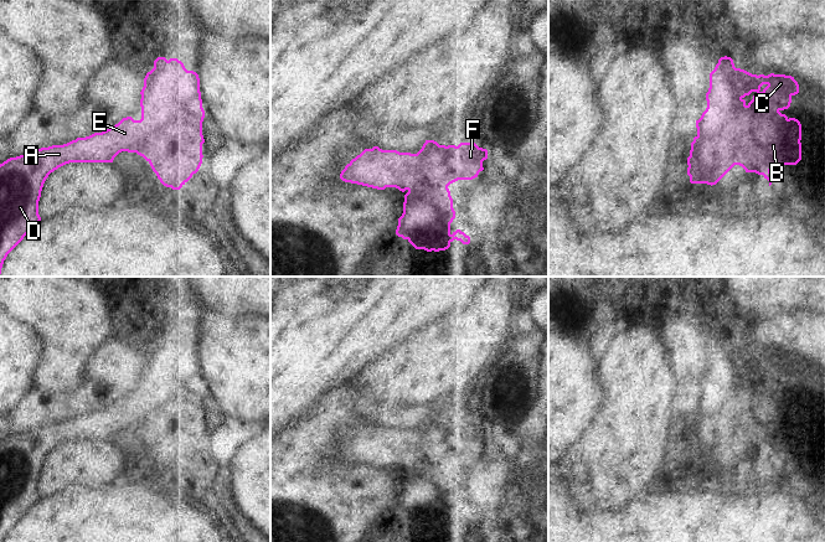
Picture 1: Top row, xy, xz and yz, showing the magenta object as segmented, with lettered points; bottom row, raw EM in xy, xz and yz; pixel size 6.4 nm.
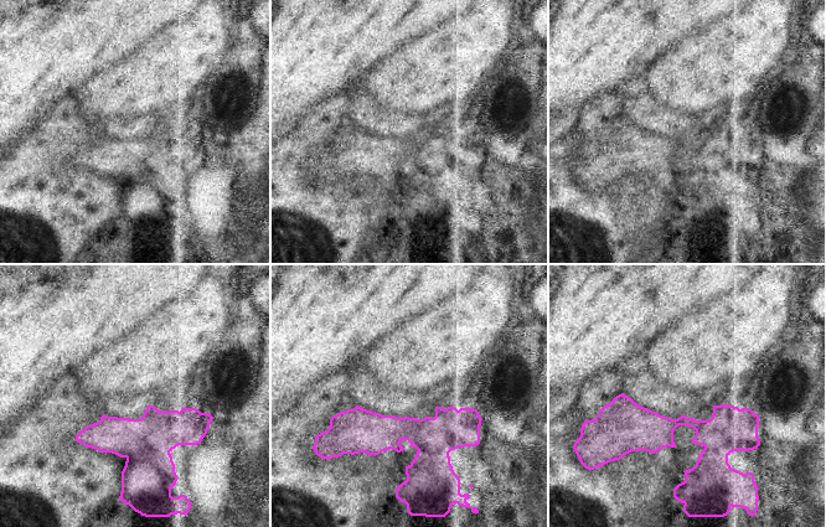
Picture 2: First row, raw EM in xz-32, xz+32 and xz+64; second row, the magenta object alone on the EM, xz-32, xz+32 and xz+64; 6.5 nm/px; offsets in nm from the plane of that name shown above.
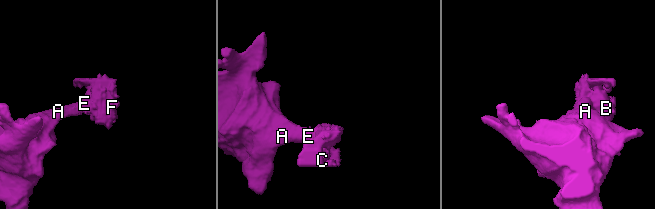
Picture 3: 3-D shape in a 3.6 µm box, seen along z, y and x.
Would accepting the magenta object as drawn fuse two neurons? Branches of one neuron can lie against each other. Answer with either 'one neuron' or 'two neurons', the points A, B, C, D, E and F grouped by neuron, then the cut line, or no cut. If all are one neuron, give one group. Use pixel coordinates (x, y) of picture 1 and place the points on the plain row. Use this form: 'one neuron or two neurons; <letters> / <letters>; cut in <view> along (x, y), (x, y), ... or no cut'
one neuron; A B C D E F; no cut

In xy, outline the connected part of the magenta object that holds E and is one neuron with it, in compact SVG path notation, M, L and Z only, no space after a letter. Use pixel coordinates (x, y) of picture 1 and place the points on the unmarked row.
M158 335L154 346L146 351L140 370L141 397L123 396L114 404L77 415L63 423L41 425L32 430L10 435L0 442L0 542L24 515L41 499L38 479L48 453L69 440L113 440L122 430L143 434L160 460L180 468L196 451L202 442L202 399L205 388L200 370L200 356L187 349L177 336Z

